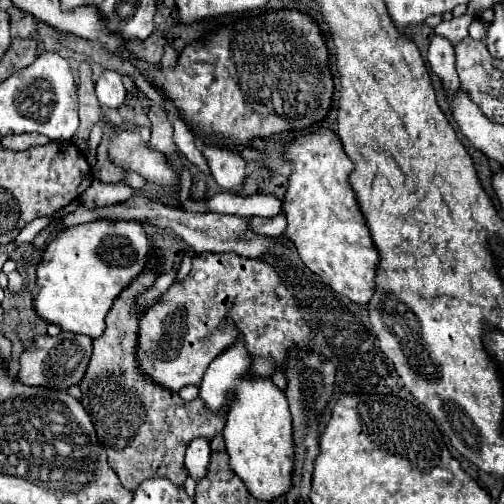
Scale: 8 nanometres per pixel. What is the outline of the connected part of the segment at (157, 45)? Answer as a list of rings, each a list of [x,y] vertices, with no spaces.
[[[154,31],[156,33],[149,36],[146,40],[140,41],[132,39],[127,43],[127,49],[139,57],[139,59],[145,59],[149,63],[159,63],[161,57],[163,57],[164,47],[167,44],[165,35],[160,31]]]

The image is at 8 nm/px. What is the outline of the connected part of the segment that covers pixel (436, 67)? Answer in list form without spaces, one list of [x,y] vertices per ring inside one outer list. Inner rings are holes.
[[[433,35],[427,59],[429,59],[431,69],[441,77],[445,91],[457,91],[459,79],[457,79],[457,69],[455,69],[455,51],[449,39],[441,35]]]

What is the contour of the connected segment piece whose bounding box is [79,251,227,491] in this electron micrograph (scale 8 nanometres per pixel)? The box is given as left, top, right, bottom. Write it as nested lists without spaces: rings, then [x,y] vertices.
[[[149,251],[149,261],[143,273],[119,293],[107,315],[103,335],[93,339],[93,355],[79,383],[81,403],[89,411],[95,431],[107,451],[109,465],[129,491],[137,489],[137,483],[151,477],[165,477],[177,485],[183,485],[187,477],[187,469],[183,465],[187,445],[197,435],[213,439],[223,429],[227,415],[225,409],[213,413],[199,397],[193,401],[183,401],[179,393],[153,383],[153,379],[139,369],[135,353],[141,315],[133,313],[133,301],[155,283],[159,273],[161,267],[157,265],[157,255]]]

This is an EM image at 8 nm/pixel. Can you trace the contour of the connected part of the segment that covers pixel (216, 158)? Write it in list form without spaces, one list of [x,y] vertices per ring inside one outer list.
[[[201,145],[201,153],[205,155],[211,167],[211,175],[219,187],[233,191],[245,183],[246,162],[239,153],[231,153],[213,145]]]

